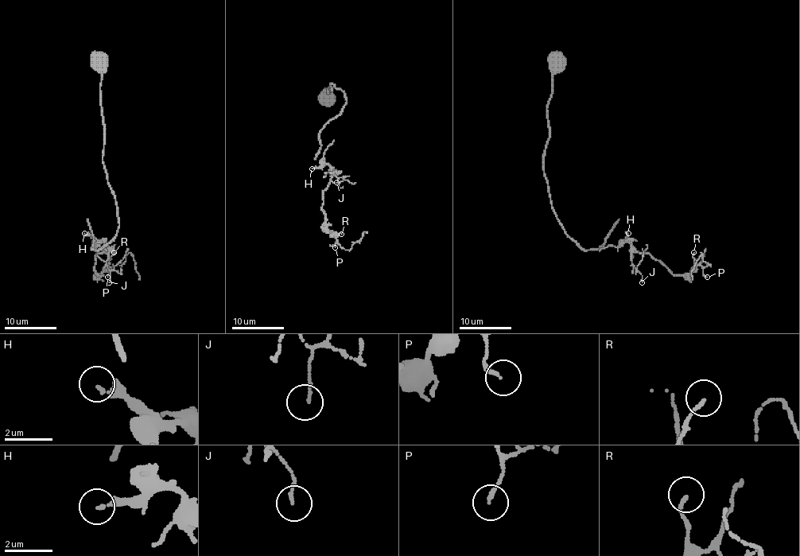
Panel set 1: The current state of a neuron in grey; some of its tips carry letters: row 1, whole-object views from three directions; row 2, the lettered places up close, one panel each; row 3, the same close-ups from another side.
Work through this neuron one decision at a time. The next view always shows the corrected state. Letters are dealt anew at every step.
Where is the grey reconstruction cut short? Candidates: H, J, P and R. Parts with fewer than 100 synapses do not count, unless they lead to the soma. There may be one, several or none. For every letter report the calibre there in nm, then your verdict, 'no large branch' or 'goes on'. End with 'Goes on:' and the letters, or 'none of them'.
H: 200 nm | goes on
J: 100 nm | no large branch
P: 140 nm | no large branch
R: 130 nm | no large branch
Goes on: H

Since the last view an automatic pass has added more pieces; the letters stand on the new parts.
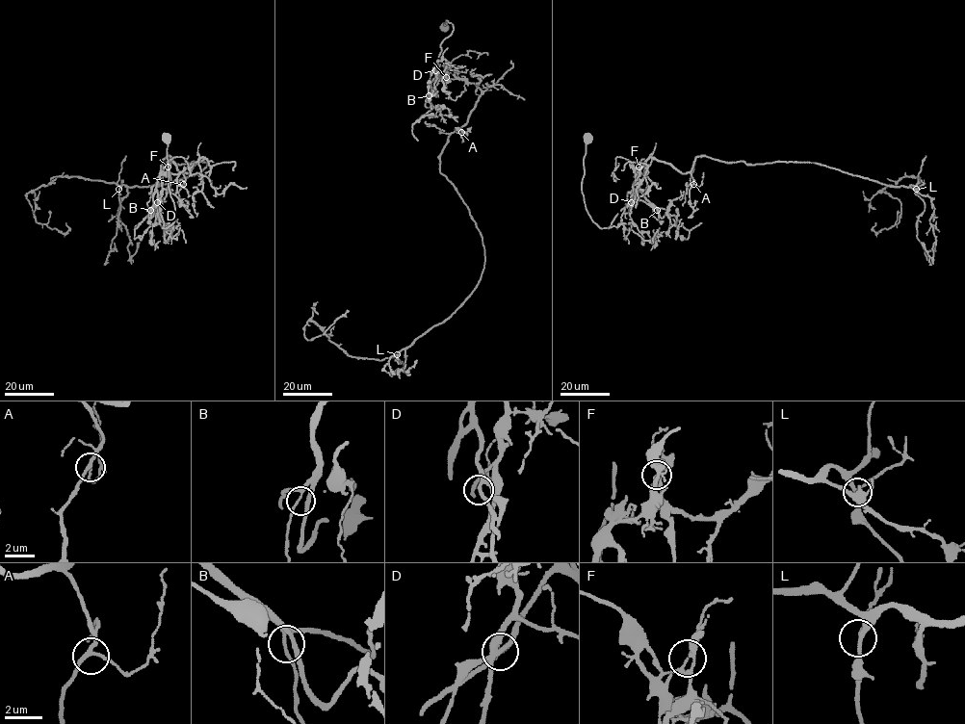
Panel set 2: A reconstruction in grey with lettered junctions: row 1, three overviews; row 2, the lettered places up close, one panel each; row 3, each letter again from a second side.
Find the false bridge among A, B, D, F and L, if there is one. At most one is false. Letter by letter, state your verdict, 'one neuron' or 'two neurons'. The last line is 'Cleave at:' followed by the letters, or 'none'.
A: one neuron
B: one neuron
D: one neuron
F: two neurons
L: one neuron
Cleave at: F

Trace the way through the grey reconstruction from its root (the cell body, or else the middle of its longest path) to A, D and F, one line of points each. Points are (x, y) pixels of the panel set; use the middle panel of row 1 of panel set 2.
A: (446, 26), (447, 20), (454, 29), (441, 44), (438, 71), (481, 90), (461, 132)
D: (446, 26), (447, 20), (454, 29), (441, 44), (442, 59), (437, 61), (435, 70)
F: (446, 26), (447, 20), (454, 28), (441, 43), (442, 59), (437, 61), (438, 71), (448, 72), (446, 77)

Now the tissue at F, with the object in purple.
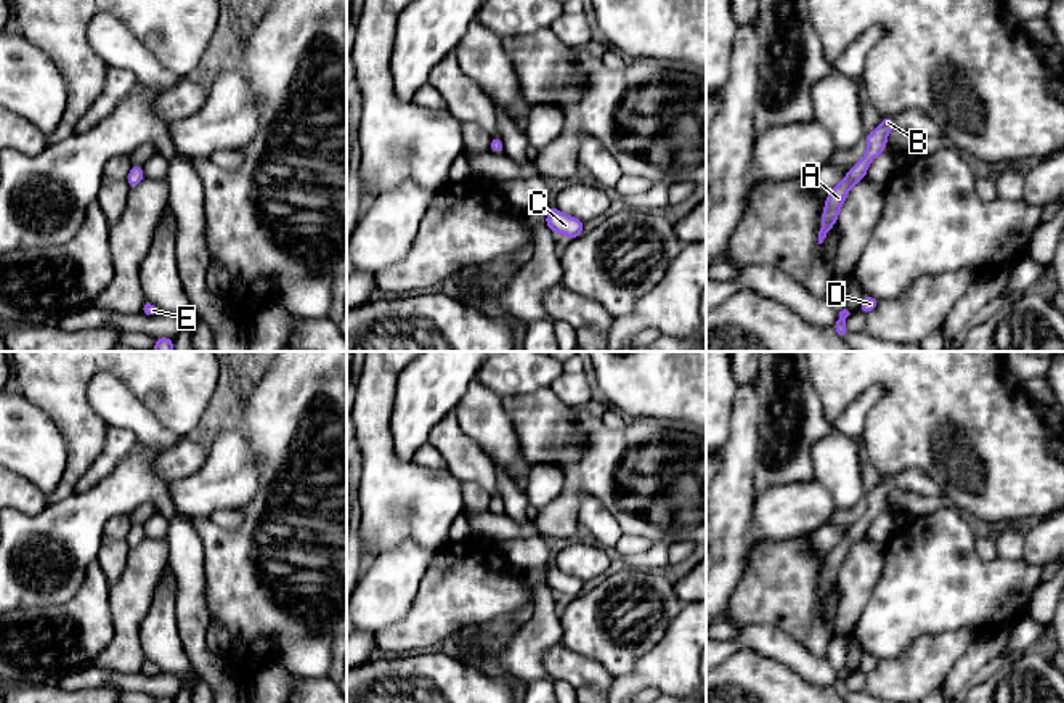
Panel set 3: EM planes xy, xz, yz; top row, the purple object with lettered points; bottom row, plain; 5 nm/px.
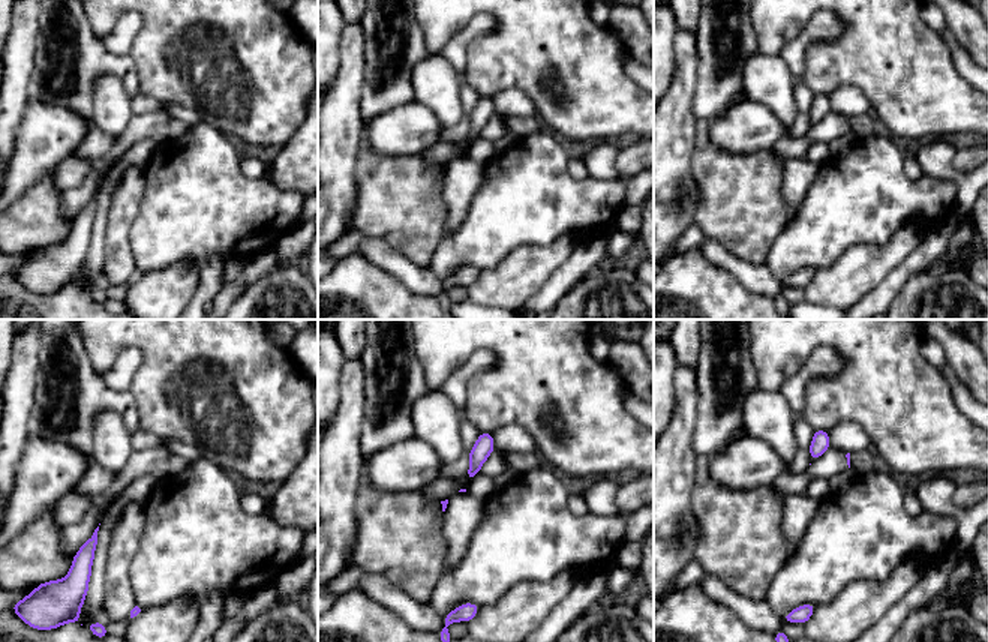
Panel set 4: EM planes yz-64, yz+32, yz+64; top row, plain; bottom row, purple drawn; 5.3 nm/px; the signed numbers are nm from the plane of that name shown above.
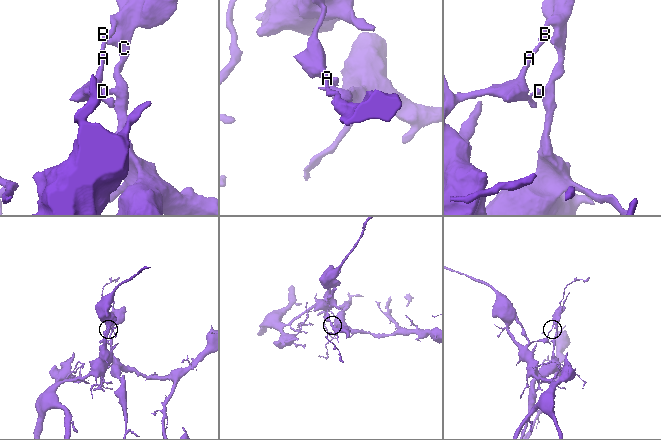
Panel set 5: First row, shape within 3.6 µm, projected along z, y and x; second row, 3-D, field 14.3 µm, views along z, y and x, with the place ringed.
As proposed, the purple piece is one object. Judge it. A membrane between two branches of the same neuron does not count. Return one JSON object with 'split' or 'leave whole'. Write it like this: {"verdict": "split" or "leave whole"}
{"verdict": "split"}

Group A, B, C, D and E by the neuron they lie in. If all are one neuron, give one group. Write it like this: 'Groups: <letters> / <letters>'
Groups: A / B C D E

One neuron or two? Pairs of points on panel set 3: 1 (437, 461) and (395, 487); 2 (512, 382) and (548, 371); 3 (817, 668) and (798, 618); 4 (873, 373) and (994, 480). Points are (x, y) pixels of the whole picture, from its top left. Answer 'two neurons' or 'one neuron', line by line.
1: two neurons
2: one neuron
3: two neurons
4: one neuron

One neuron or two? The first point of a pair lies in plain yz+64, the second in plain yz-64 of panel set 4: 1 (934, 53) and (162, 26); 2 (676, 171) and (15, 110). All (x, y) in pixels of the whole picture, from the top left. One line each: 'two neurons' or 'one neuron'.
1: one neuron
2: one neuron

